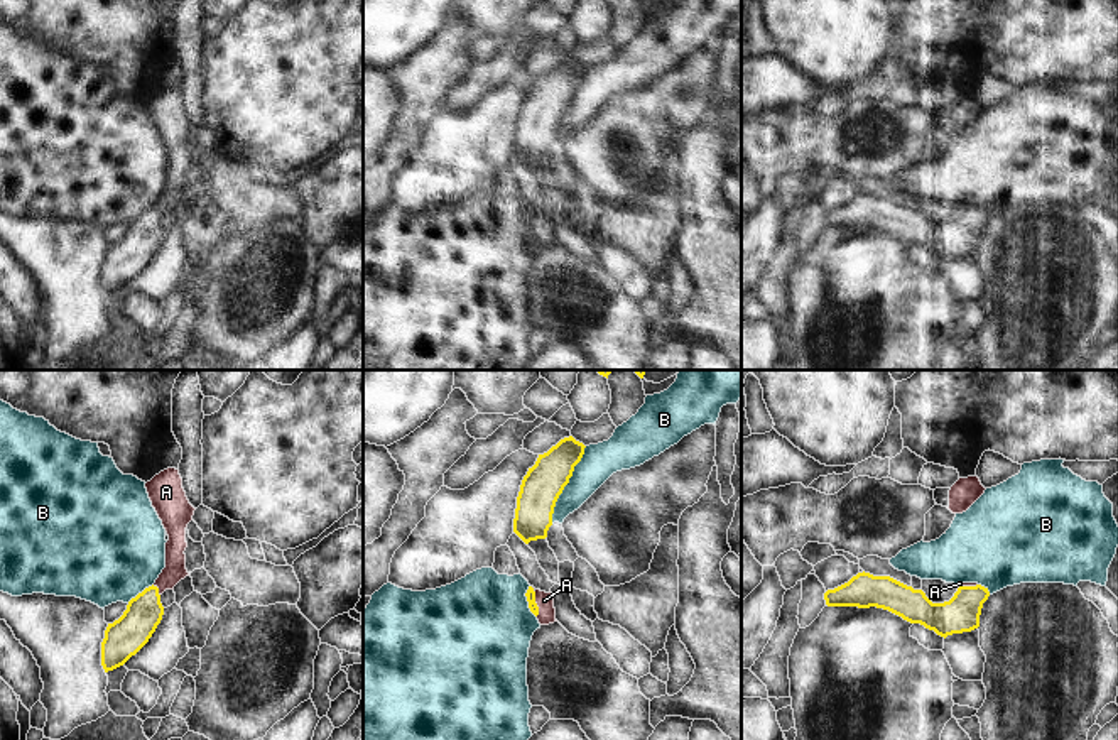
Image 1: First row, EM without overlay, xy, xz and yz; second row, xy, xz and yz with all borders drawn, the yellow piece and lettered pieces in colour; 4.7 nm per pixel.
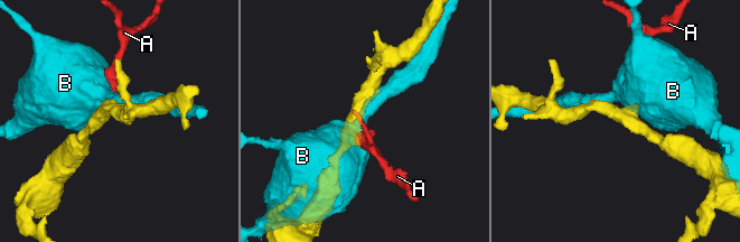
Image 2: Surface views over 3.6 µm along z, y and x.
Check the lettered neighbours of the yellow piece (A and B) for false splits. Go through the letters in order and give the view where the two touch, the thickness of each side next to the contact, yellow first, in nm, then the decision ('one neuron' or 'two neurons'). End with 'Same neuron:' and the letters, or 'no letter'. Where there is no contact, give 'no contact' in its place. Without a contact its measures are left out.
A: contact in xz; calibres 50 and 80 nm; one neuron
B: contact in xz; calibres 190 and 170 nm; two neurons
Same neuron: A

